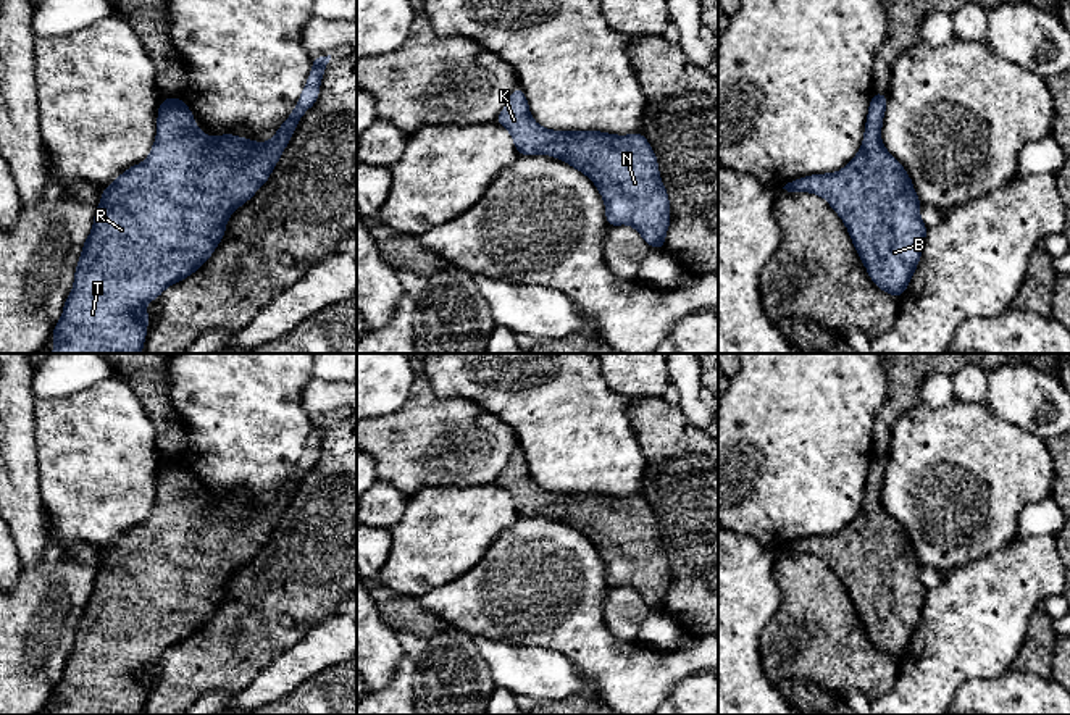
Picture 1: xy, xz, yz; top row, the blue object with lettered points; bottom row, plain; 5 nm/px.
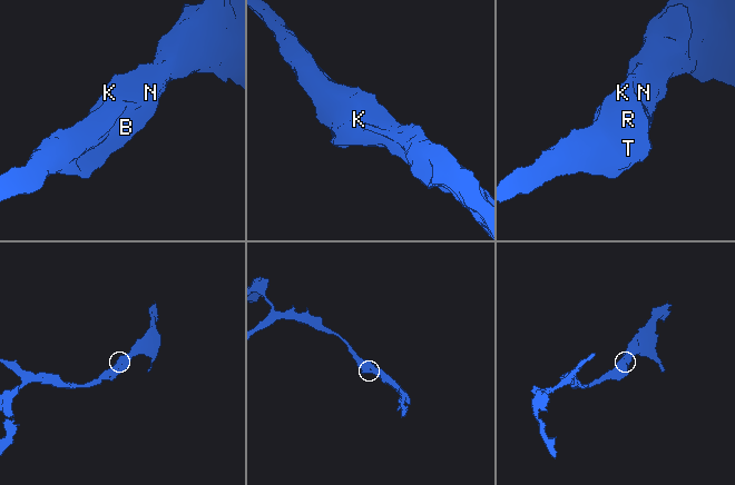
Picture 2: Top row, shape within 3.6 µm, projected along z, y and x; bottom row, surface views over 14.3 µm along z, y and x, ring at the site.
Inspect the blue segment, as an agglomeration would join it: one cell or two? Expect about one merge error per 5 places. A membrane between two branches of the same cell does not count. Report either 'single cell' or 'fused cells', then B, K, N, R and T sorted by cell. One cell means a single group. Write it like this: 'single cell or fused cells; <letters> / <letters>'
single cell; B K N R T

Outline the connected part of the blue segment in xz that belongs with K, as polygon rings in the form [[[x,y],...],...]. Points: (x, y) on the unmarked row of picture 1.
[[[520,449],[494,483],[508,491],[520,516],[550,516],[586,536],[604,560],[608,587],[629,586],[650,608],[663,610],[670,562],[657,516],[641,494],[545,491],[533,481]]]

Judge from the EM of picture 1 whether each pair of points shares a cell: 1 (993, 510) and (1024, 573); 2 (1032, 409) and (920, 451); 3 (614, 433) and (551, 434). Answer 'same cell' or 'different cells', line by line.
1: different cells
2: different cells
3: same cell

